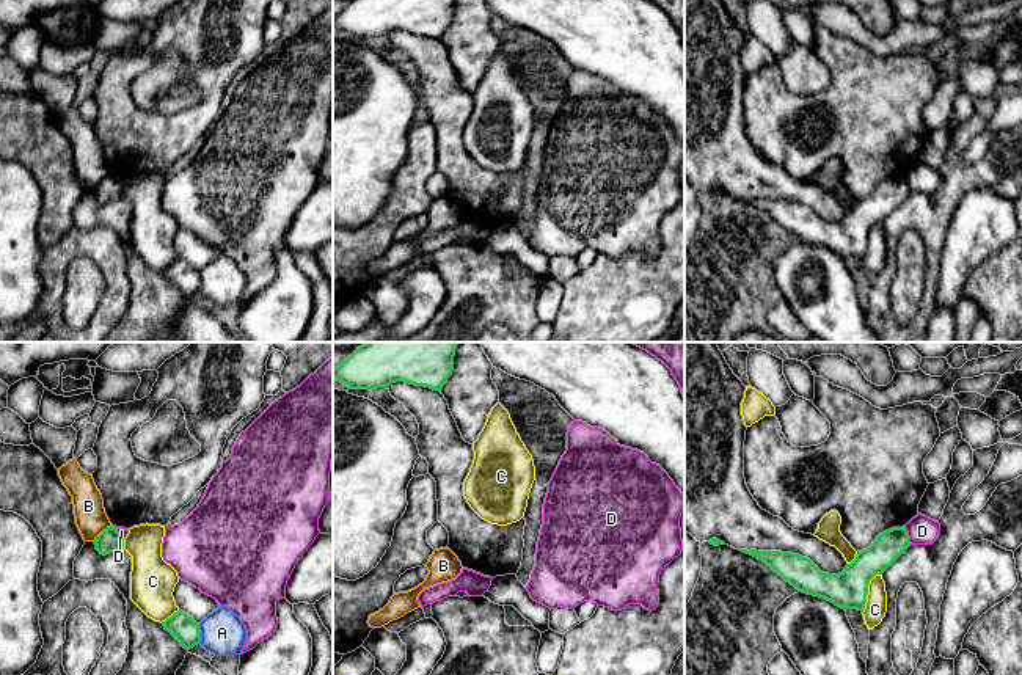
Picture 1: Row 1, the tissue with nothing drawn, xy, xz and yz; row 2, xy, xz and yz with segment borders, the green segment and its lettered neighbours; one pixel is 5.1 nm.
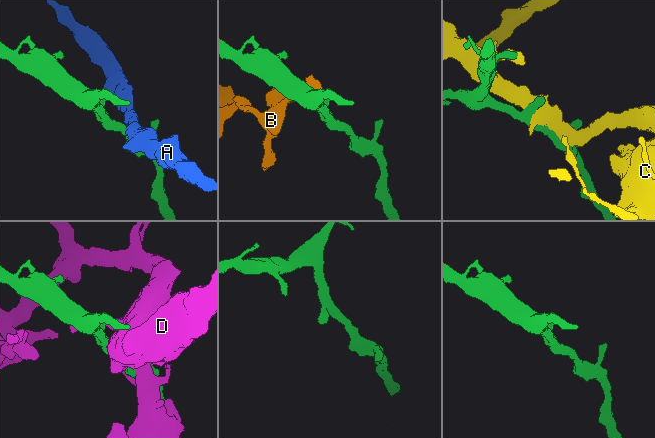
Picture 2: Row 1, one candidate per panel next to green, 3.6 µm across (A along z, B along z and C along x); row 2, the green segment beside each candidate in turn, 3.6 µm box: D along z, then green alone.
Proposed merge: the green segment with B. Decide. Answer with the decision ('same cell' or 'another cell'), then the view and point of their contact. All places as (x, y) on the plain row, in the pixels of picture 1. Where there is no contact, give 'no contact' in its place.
another cell; contact xy (101, 181)

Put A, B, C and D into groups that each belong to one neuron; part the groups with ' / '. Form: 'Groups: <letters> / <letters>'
Groups: A / B / C / D

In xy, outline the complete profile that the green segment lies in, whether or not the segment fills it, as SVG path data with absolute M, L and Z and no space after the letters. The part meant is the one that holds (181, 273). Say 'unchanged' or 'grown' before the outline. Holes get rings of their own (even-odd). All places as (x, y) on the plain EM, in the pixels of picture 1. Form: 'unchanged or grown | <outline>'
unchanged | M182 259L174 261L162 272L187 300L201 290L199 272Z

